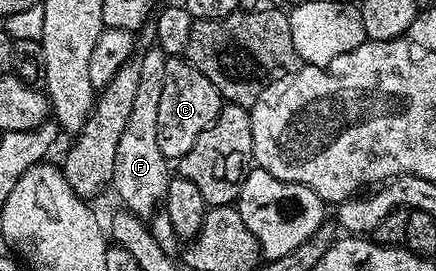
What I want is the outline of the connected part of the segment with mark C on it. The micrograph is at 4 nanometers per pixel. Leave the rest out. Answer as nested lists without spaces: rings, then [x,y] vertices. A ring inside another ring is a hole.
[[[168,56],[165,70],[161,102],[157,106],[157,146],[161,146],[161,154],[165,154],[168,162],[177,162],[193,150],[193,142],[201,138],[201,130],[215,121],[225,101],[217,86],[213,86],[213,82],[183,56]]]

